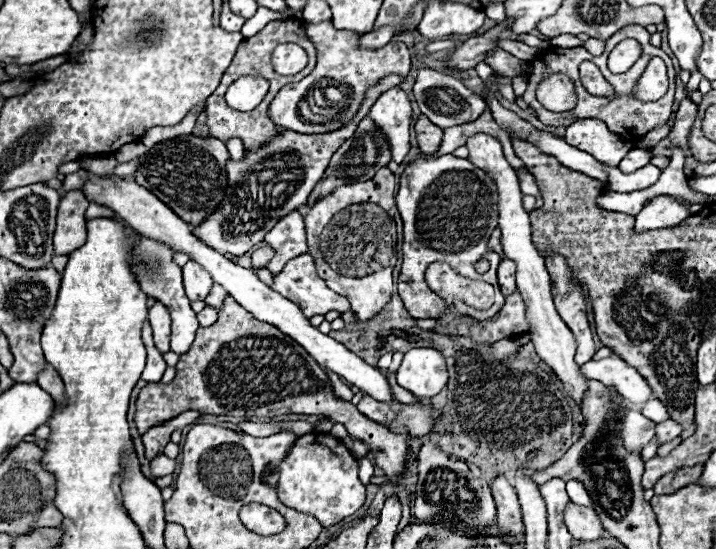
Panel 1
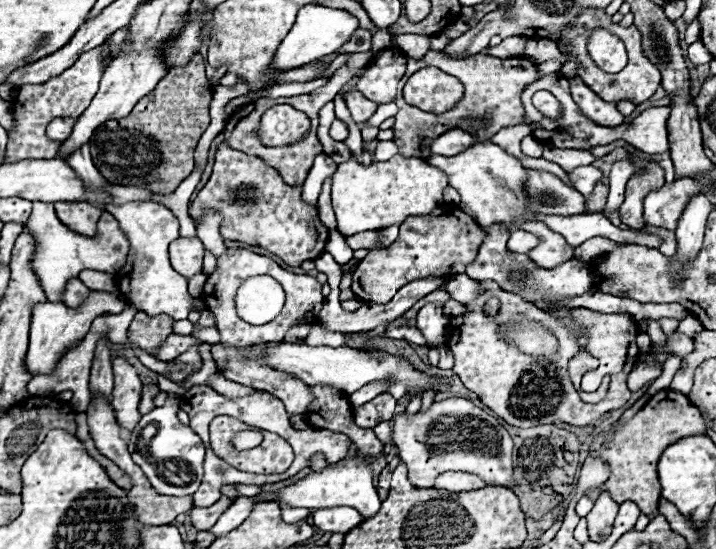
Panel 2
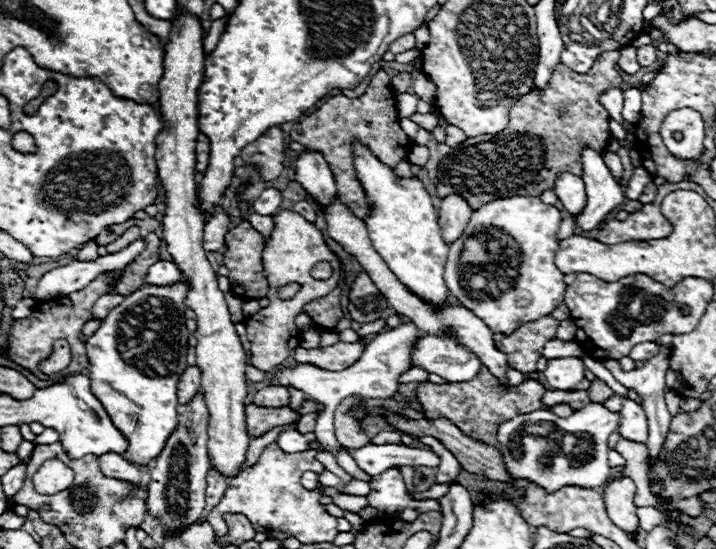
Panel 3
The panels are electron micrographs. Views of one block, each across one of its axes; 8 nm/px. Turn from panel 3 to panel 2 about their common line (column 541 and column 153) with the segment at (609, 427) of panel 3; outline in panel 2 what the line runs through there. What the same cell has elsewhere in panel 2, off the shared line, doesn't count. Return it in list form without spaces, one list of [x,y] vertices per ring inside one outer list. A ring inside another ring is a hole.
[[[170,396],[170,400],[166,402],[166,406],[160,406],[160,408],[154,408],[152,412],[144,414],[142,420],[136,424],[136,428],[132,430],[132,438],[130,438],[130,444],[128,444],[128,450],[132,454],[132,460],[144,470],[144,474],[150,478],[152,486],[160,492],[160,494],[168,494],[168,496],[190,496],[198,490],[200,482],[202,482],[202,462],[204,462],[204,444],[202,440],[196,436],[196,432],[192,432],[190,426],[182,424],[178,418],[176,418],[176,412],[178,412],[178,398],[176,396]],[[152,424],[156,426],[156,434],[144,442],[142,440],[142,430]],[[168,460],[174,460],[174,462],[184,462],[188,466],[188,470],[192,472],[192,482],[184,484],[184,486],[174,486],[174,484],[168,484],[166,478],[160,474],[158,470],[158,464],[162,462],[168,462]]]

